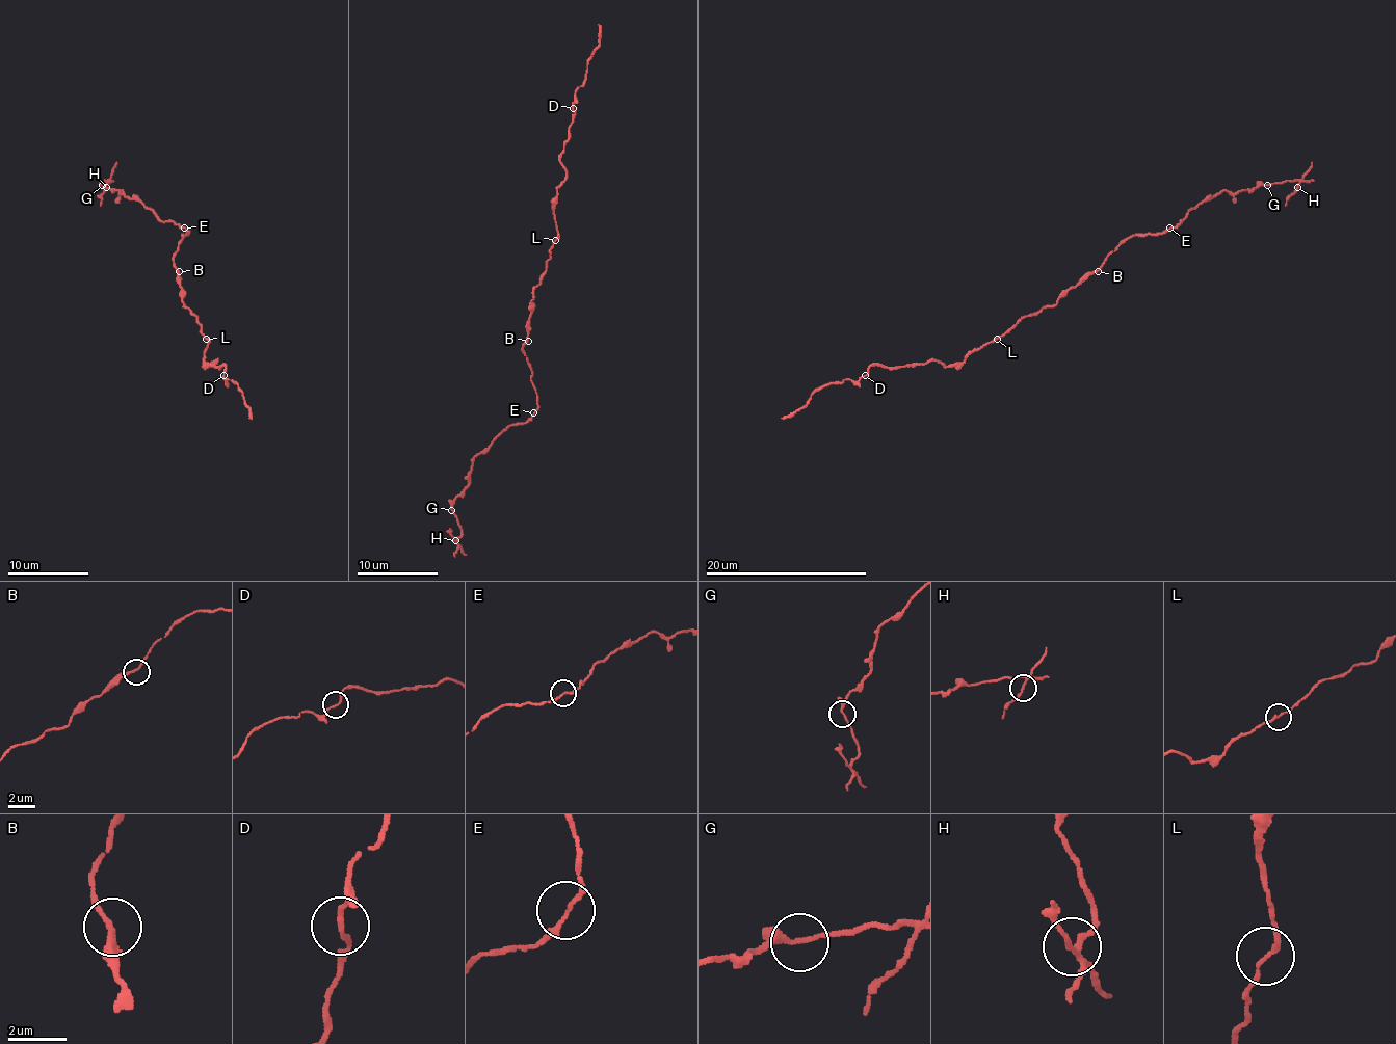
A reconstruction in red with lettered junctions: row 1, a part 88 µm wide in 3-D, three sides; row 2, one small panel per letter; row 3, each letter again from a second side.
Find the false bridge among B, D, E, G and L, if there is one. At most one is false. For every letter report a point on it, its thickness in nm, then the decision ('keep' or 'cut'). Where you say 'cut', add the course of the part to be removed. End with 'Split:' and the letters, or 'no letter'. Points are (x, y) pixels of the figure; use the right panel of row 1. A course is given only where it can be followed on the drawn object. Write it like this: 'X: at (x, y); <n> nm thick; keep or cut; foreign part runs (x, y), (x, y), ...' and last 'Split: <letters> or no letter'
B: at (1098, 271); 170 nm thick; keep
D: at (865, 375); 160 nm thick; keep
E: at (1169, 228); 150 nm thick; keep
G: at (1267, 185); 150 nm thick; cut; foreign part runs (1267, 185), (1295, 181), (1297, 189), (1286, 205)
L: at (997, 339); 140 nm thick; keep
Split: G

